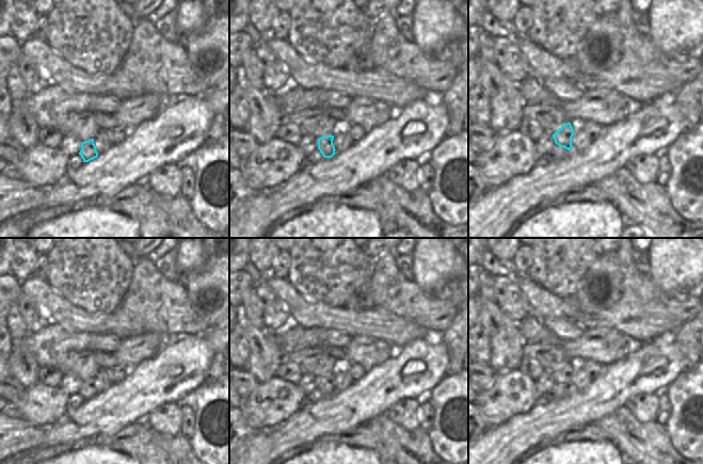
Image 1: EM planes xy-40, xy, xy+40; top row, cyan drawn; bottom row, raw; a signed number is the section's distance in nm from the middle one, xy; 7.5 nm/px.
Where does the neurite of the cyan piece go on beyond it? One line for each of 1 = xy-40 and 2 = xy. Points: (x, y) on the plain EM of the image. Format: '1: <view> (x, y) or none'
1: none
2: none

